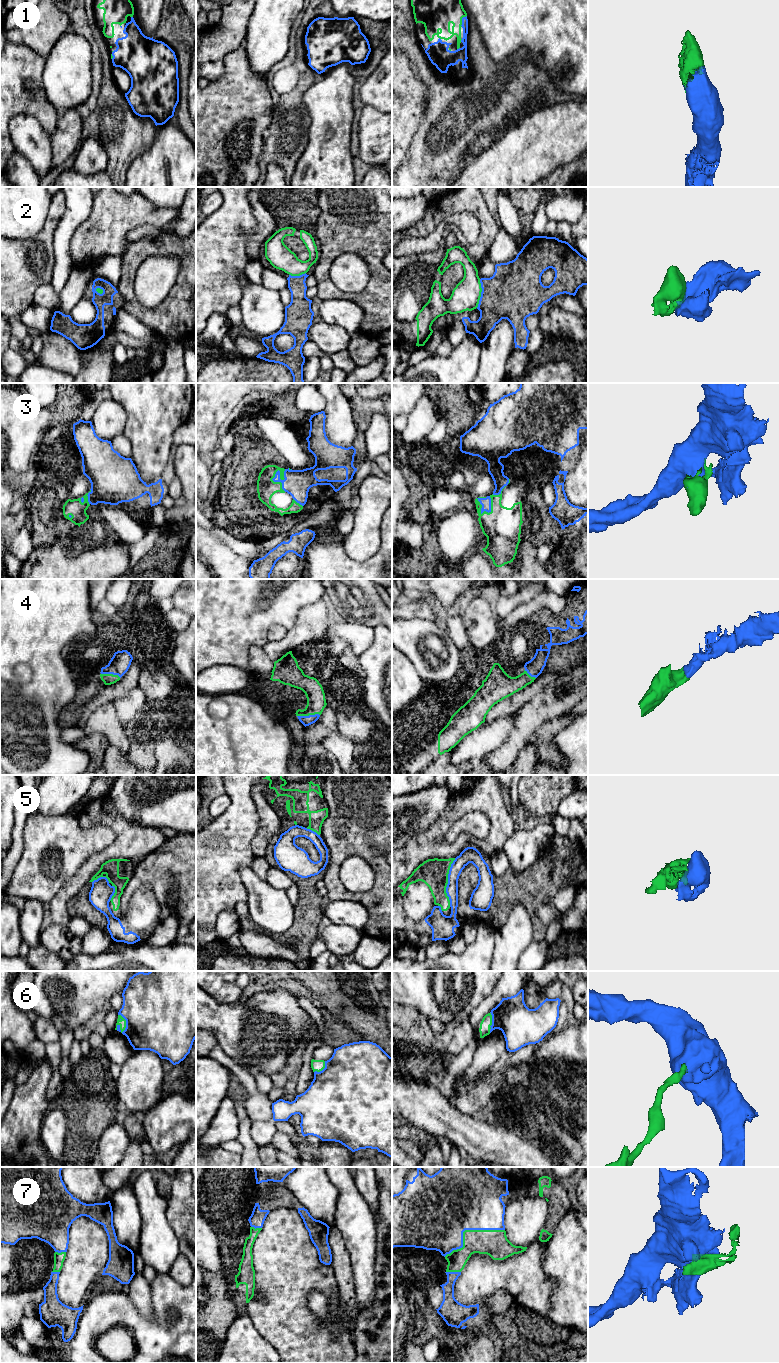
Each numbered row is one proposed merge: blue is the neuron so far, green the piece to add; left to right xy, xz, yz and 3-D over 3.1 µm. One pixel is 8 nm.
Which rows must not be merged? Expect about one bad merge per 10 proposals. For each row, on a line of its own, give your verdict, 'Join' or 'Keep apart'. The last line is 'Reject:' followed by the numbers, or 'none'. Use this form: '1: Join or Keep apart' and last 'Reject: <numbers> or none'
1: Join
2: Keep apart
3: Join
4: Join
5: Keep apart
6: Join
7: Join
Reject: 2, 5

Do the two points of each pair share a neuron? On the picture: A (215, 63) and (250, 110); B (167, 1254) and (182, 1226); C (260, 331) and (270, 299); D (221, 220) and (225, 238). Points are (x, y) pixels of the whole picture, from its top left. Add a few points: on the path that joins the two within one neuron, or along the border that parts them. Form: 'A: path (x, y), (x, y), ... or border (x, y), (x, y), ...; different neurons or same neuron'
A: border (232, 52), (224, 58), (224, 73), (210, 82); different neurons
B: border (167, 1215), (167, 1220), (178, 1240), (180, 1253); different neurons
C: path (260, 323), (263, 316), (263, 307); same neuron
D: path (225, 224), (225, 234); same neuron

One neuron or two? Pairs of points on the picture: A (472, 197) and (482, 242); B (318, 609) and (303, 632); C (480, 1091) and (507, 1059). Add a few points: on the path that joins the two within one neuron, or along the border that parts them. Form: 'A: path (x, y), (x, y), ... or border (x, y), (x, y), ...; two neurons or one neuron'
A: path (478, 208), (485, 218), (485, 231); one neuron
B: path (316, 615), (309, 626); one neuron
C: border (517, 1062), (493, 1073), (486, 1070); two neurons

